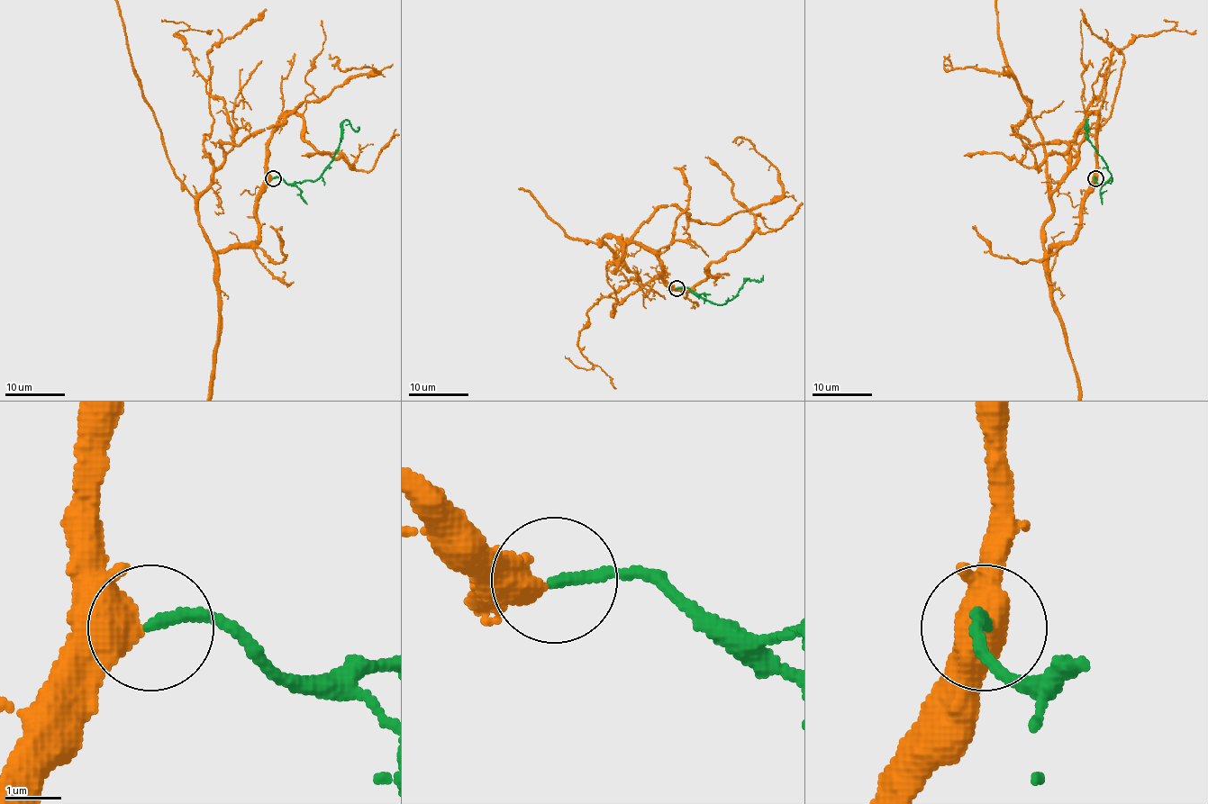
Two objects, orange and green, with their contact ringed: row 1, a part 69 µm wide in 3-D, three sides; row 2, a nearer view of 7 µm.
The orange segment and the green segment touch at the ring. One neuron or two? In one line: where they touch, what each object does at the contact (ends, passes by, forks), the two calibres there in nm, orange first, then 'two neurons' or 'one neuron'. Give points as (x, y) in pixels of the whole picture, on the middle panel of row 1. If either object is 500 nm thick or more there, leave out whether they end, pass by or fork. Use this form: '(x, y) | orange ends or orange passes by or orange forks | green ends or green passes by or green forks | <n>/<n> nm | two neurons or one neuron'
(676, 288) | 650/200 nm | one neuron

